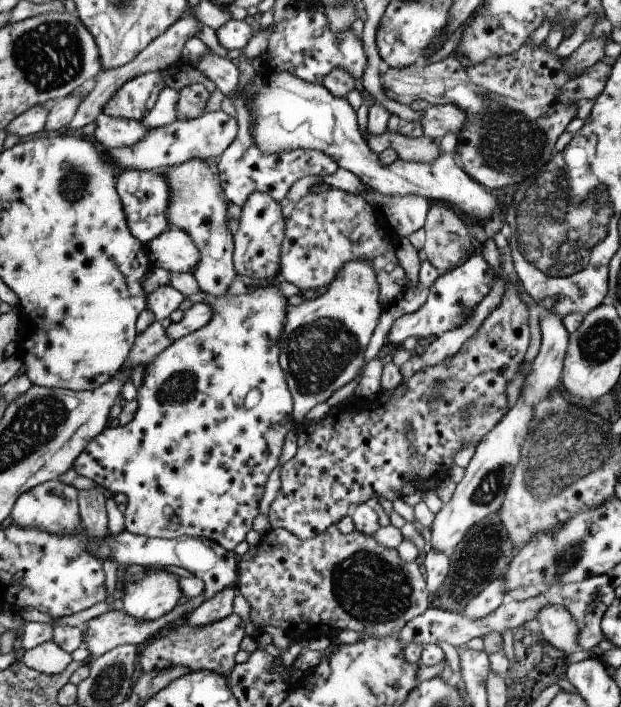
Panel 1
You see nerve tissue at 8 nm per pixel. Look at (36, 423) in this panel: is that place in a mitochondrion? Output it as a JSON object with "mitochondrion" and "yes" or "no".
{"mitochondrion":"yes"}

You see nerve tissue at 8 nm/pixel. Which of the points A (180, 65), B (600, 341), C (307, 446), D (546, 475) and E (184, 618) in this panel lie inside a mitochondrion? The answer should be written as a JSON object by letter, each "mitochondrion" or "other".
{"A":"other","B":"mitochondrion","C":"other","D":"mitochondrion","E":"other"}

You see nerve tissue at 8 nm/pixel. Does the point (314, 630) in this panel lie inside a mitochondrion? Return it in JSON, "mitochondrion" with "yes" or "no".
{"mitochondrion":"no"}

